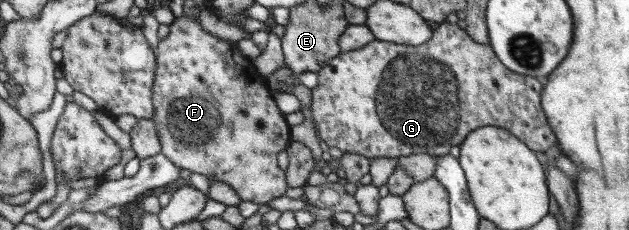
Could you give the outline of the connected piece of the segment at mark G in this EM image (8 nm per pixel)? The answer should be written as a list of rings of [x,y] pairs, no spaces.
[[[443,21],[437,29],[432,31],[432,36],[421,45],[409,46],[389,43],[388,41],[375,40],[362,46],[361,49],[341,52],[337,57],[329,60],[318,71],[317,87],[311,90],[311,112],[317,125],[319,139],[325,141],[329,148],[335,147],[344,153],[353,153],[365,158],[375,159],[377,157],[393,159],[407,157],[414,154],[428,154],[429,156],[445,156],[450,153],[453,146],[460,146],[467,135],[475,129],[484,126],[494,126],[505,129],[512,135],[517,136],[533,152],[552,153],[557,144],[557,136],[553,135],[547,117],[541,109],[541,90],[543,80],[528,75],[521,75],[507,69],[496,56],[491,44],[477,43],[467,32],[459,28],[457,24]]]

